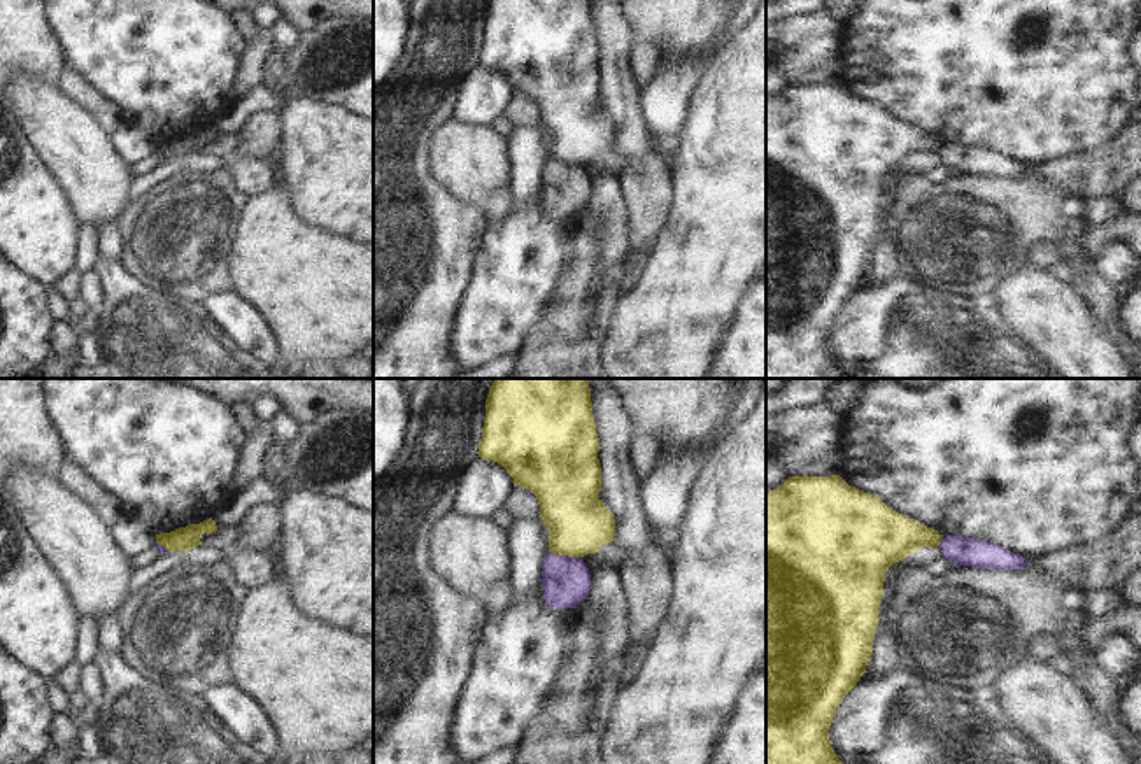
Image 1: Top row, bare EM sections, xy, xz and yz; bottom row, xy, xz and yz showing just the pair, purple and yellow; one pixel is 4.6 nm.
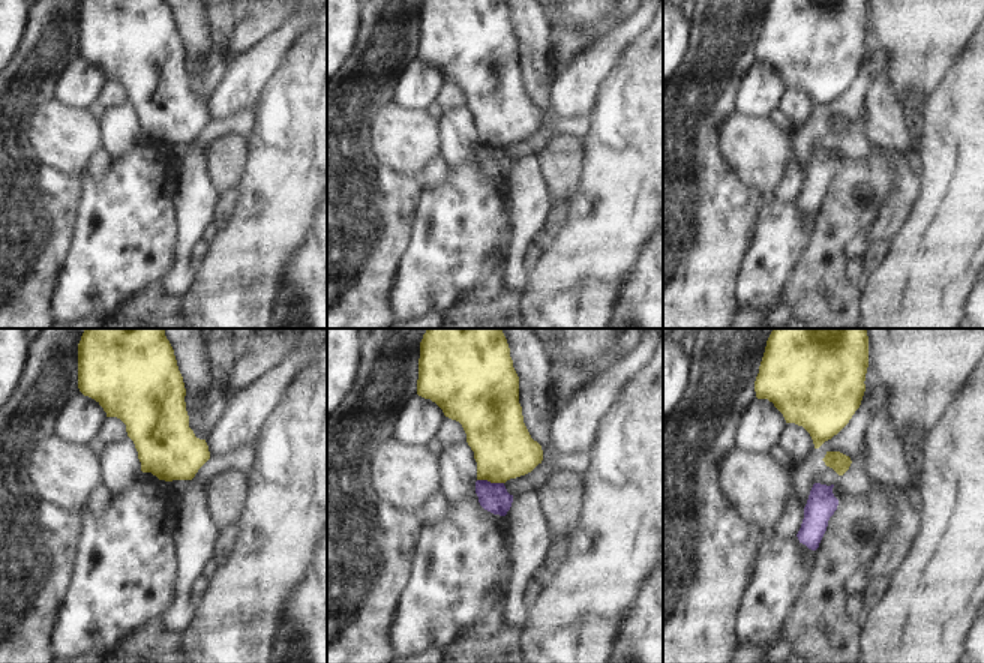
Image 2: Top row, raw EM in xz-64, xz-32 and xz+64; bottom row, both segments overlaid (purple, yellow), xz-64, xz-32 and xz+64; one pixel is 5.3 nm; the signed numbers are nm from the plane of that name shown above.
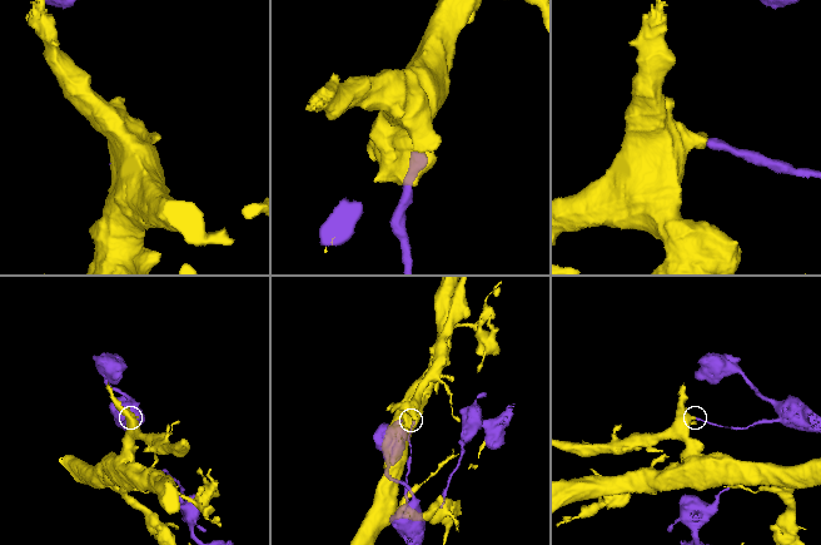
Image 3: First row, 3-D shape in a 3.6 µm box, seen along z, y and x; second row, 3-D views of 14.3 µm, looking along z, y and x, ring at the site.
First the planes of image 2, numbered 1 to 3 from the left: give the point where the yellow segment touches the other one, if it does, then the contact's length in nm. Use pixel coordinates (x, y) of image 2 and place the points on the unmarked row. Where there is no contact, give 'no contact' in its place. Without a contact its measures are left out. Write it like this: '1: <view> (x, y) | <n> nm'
1: no contact
2: xz-32 (489, 146) | 150 nm
3: no contact

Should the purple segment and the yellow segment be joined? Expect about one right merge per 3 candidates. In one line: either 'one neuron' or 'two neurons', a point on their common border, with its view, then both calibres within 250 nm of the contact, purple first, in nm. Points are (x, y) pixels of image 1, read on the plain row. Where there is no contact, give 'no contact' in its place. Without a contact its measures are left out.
two neurons; contact xz (565, 163); calibres 220 and 280 nm

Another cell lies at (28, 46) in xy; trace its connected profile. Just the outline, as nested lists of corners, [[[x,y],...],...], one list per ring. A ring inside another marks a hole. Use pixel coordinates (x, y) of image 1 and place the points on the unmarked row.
[[[0,0],[0,86],[33,75],[56,86],[65,65],[44,0]]]

